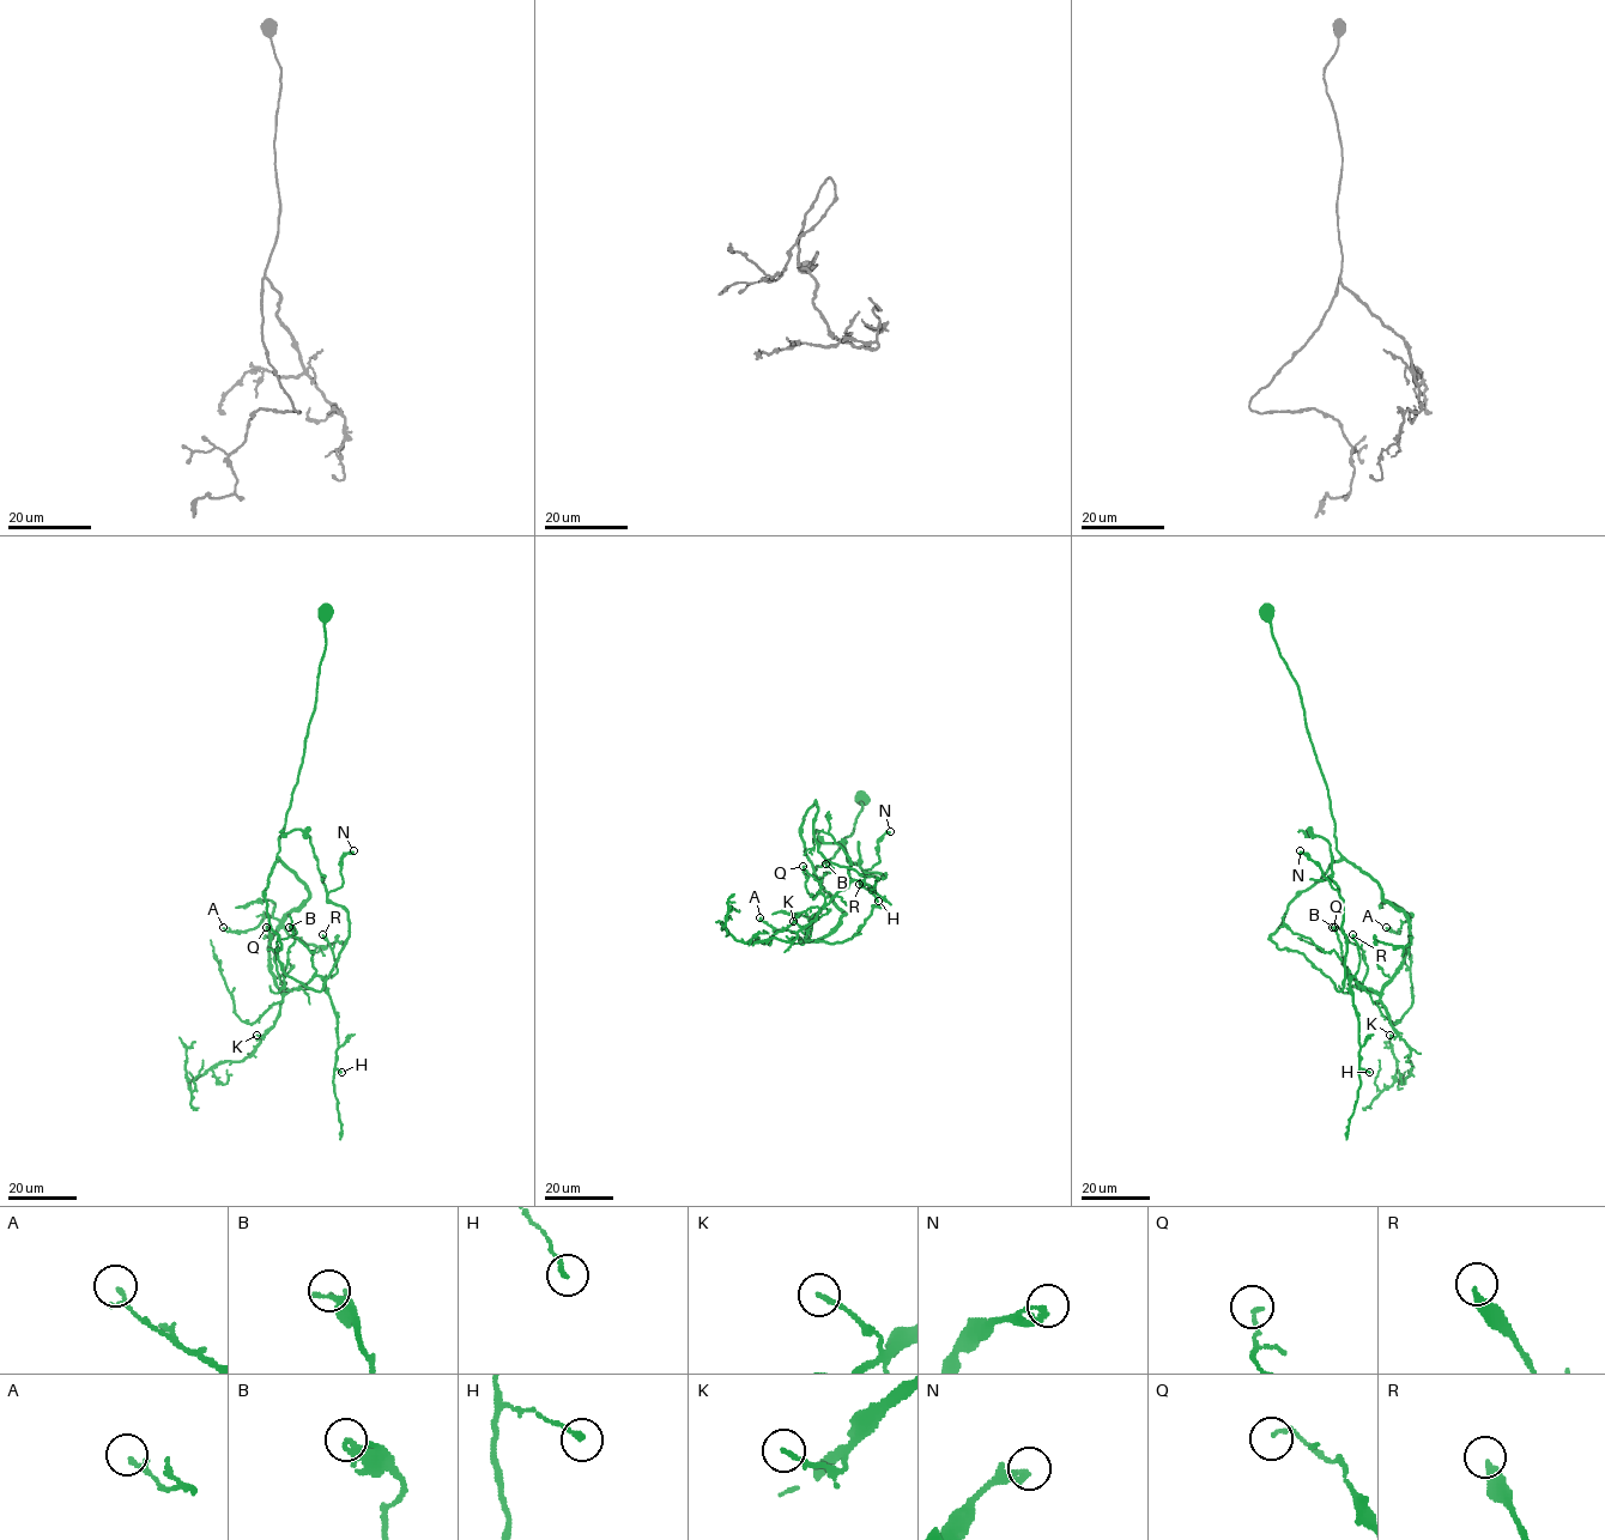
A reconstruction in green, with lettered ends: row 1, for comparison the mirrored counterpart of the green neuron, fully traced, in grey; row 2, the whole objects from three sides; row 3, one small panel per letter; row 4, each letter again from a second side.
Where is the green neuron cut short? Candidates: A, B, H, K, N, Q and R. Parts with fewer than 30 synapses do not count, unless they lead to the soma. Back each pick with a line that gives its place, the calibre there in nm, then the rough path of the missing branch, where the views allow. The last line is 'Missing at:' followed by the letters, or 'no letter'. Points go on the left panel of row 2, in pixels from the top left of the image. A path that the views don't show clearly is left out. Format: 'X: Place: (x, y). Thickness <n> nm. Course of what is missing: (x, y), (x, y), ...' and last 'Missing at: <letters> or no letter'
Missing at: no letter

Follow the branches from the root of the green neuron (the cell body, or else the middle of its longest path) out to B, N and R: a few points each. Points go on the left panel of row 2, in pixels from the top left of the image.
B: (326, 611), (315, 708), (277, 854), (308, 892), (271, 940), (268, 969), (283, 993), (296, 933), (289, 927)
N: (326, 611), (315, 708), (264, 890), (280, 969), (318, 990), (349, 935), (347, 913), (327, 893), (353, 850)
R: (326, 611), (315, 708), (277, 854), (308, 892), (270, 944), (268, 969), (283, 993), (337, 972), (322, 934)

